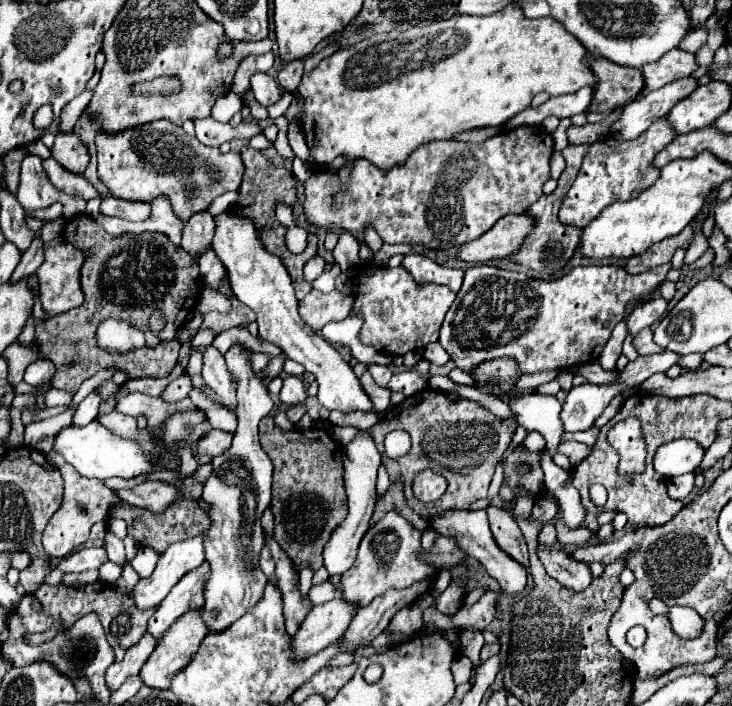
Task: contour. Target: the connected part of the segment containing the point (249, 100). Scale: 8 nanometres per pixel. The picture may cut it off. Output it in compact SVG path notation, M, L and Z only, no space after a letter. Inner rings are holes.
M247 91L247 95L243 97L243 101L247 103L247 107L249 107L249 111L251 111L251 115L253 115L253 119L255 119L255 121L263 121L263 119L267 119L267 109L265 109L263 105L255 103L255 99L253 99L251 91Z

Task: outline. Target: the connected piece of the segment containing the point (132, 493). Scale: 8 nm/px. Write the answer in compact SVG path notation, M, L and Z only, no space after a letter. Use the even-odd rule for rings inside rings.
M145 481L131 489L117 489L115 495L135 507L163 511L171 499L175 499L175 485L167 485L163 481Z

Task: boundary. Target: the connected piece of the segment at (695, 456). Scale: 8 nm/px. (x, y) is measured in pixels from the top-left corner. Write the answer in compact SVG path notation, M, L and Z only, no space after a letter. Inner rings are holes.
M675 439L659 445L653 457L653 467L663 477L677 477L691 473L703 459L703 447L691 439Z

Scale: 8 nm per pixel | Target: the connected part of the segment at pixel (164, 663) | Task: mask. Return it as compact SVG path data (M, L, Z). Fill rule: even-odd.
M187 611L187 615L183 615L183 619L177 619L167 629L167 635L163 635L163 639L157 643L155 651L143 665L143 669L139 673L143 685L147 685L151 689L169 689L173 675L177 675L183 667L187 667L187 663L195 657L195 653L207 633L209 631L207 631L207 627L203 627L203 619L199 619L199 611Z

